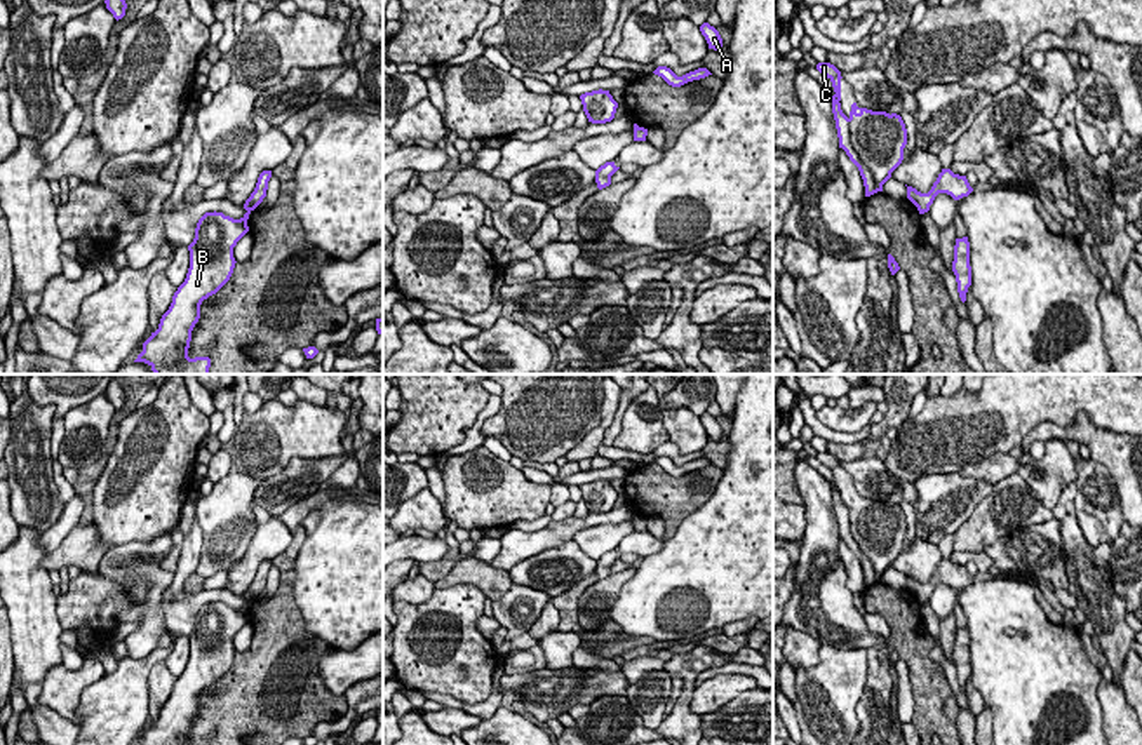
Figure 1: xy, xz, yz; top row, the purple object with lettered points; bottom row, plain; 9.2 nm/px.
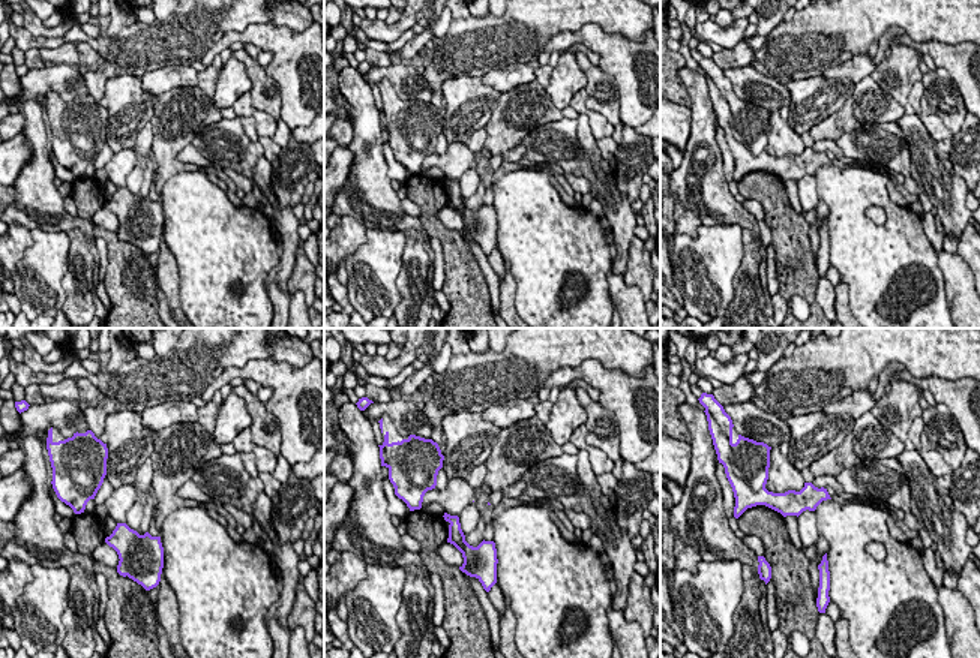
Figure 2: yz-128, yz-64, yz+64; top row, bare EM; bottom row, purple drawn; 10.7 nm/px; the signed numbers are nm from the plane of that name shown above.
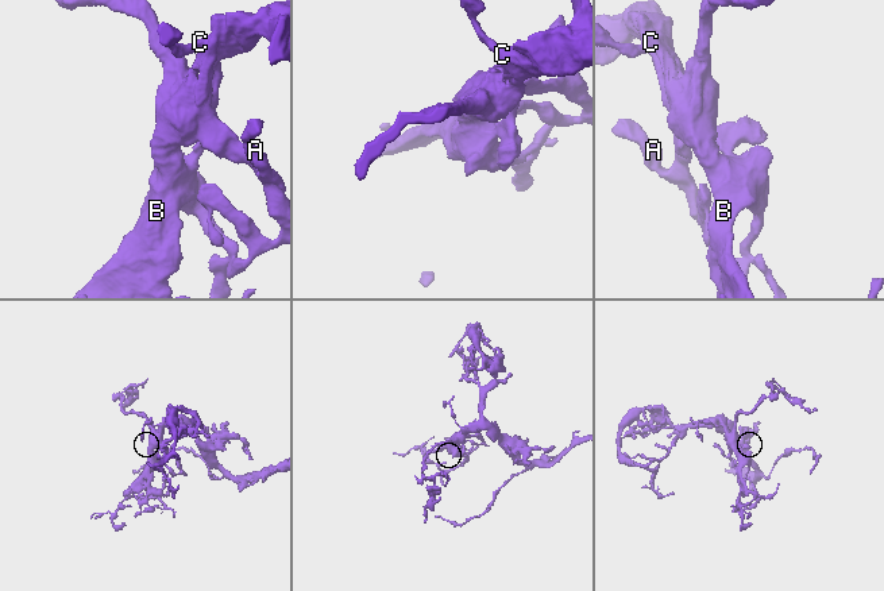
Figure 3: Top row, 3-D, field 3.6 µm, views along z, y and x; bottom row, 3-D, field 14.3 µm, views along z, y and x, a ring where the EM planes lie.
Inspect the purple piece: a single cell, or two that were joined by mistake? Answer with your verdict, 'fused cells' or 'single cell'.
single cell

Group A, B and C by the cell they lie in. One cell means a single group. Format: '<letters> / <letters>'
A B C

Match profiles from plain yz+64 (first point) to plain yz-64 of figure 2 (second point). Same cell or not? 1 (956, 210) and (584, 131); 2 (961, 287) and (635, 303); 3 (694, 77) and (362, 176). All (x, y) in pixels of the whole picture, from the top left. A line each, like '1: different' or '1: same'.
1: same
2: same
3: same

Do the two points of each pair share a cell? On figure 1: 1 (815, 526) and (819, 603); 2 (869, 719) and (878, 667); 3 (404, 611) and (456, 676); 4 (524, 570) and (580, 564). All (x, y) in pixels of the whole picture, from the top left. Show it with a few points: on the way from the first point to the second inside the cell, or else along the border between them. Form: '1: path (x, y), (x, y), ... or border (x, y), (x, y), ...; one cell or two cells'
1: path (819, 545), (819, 583); one cell
2: path (873, 707), (878, 695), (878, 679); one cell
3: path (404, 632), (409, 650), (425, 664), (436, 667); one cell
4: path (538, 570), (566, 566); one cell

